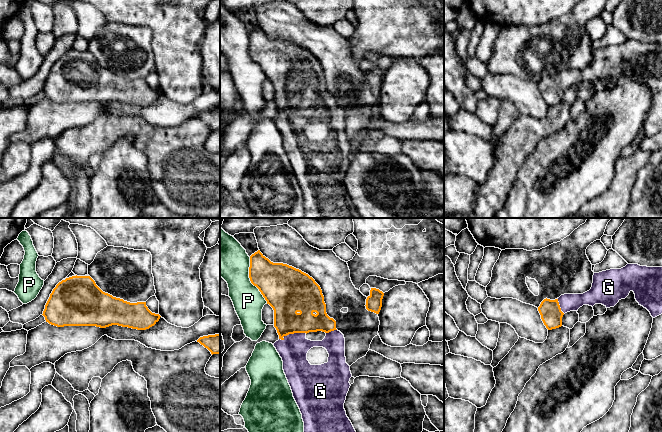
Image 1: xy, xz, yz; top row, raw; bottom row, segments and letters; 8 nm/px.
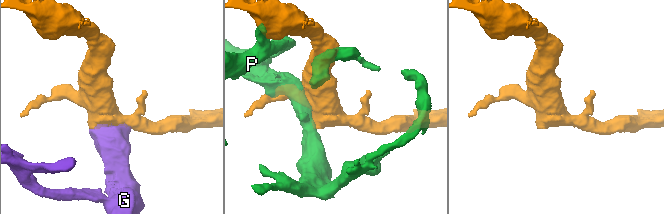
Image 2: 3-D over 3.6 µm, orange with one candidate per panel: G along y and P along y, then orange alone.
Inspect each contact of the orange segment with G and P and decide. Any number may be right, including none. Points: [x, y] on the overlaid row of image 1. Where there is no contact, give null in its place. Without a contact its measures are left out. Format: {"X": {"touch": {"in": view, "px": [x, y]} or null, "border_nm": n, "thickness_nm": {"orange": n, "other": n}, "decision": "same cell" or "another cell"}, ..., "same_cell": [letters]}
{"G": {"touch": {"in": "xz", "px": [292, 333]}, "border_nm": 220, "thickness_nm": {"orange": 220, "other": 220}, "decision": "same cell"}, "P": {"touch": {"in": "xz", "px": [250, 280]}, "border_nm": 400, "thickness_nm": {"orange": 340, "other": 300}, "decision": "another cell"}, "same_cell": ["G"]}

